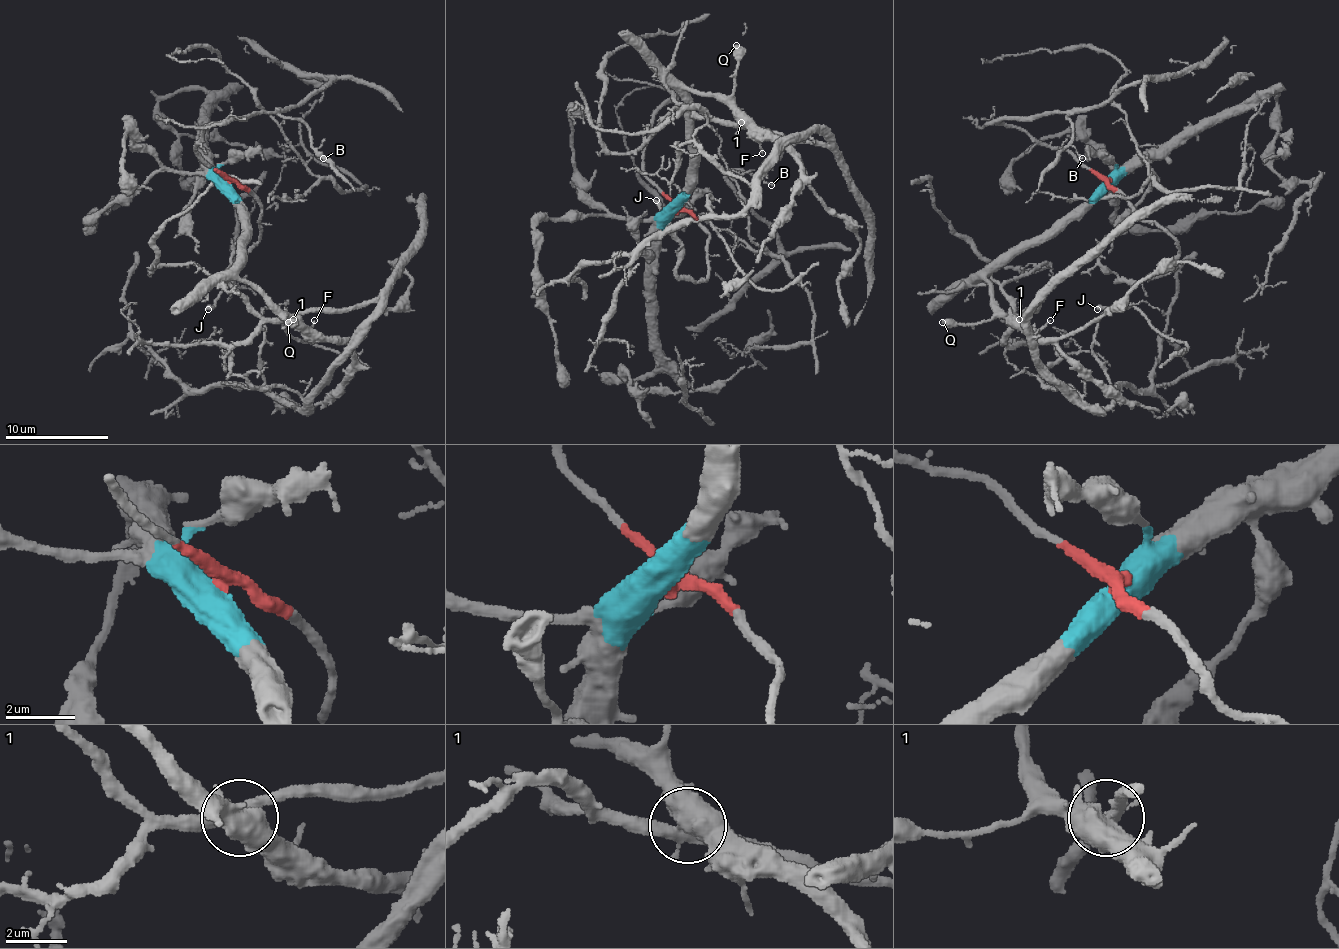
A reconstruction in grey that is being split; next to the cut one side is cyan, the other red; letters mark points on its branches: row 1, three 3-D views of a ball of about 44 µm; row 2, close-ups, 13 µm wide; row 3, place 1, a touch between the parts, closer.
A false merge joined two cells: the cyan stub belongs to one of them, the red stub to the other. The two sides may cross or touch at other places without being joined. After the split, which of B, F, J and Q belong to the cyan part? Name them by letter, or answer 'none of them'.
F, Q

